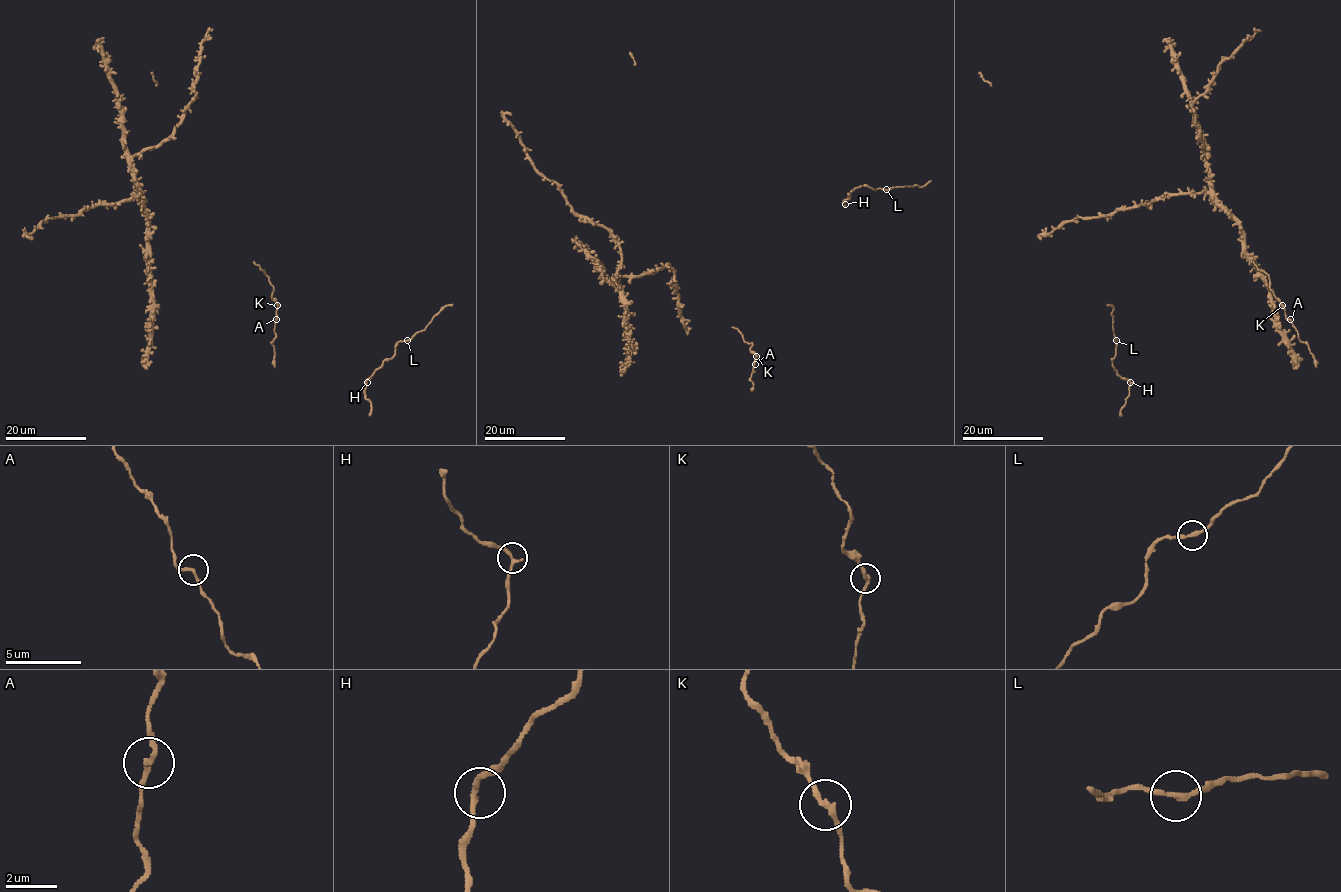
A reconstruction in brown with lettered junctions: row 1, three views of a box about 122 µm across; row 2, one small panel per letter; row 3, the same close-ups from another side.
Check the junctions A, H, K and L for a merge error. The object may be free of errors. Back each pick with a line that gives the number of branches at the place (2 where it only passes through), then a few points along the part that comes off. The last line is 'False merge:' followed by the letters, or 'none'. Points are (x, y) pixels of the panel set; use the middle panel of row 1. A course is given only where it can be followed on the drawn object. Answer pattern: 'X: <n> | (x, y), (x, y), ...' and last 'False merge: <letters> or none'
False merge: none

